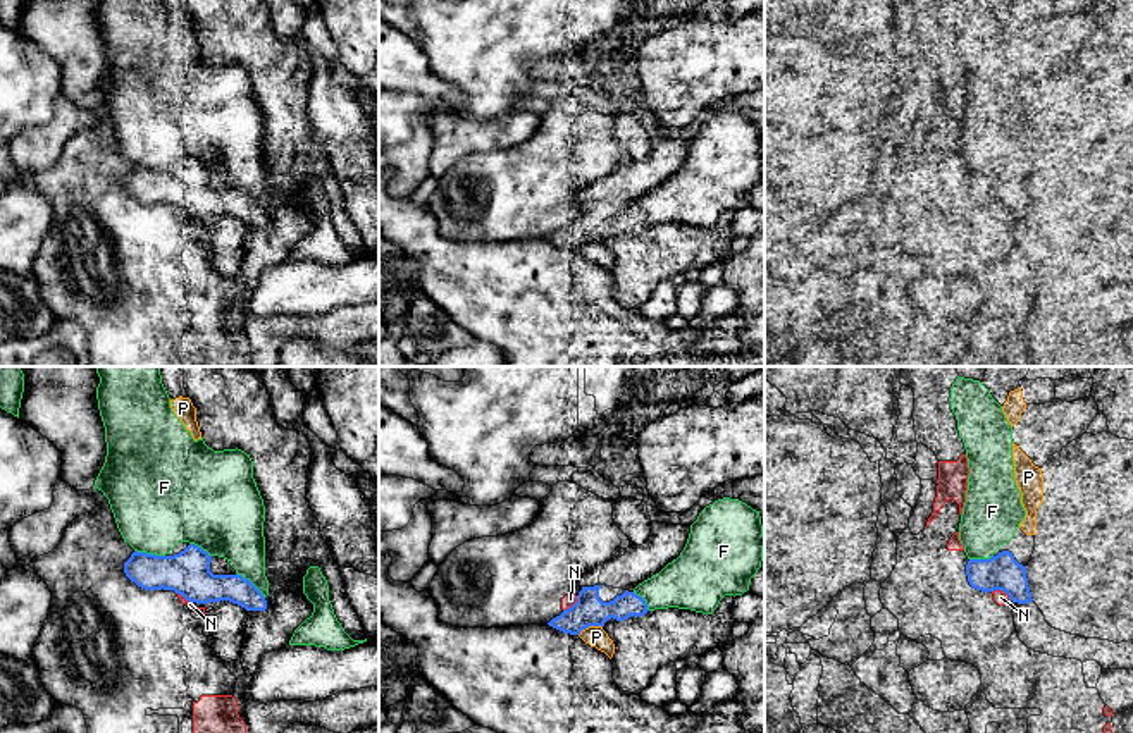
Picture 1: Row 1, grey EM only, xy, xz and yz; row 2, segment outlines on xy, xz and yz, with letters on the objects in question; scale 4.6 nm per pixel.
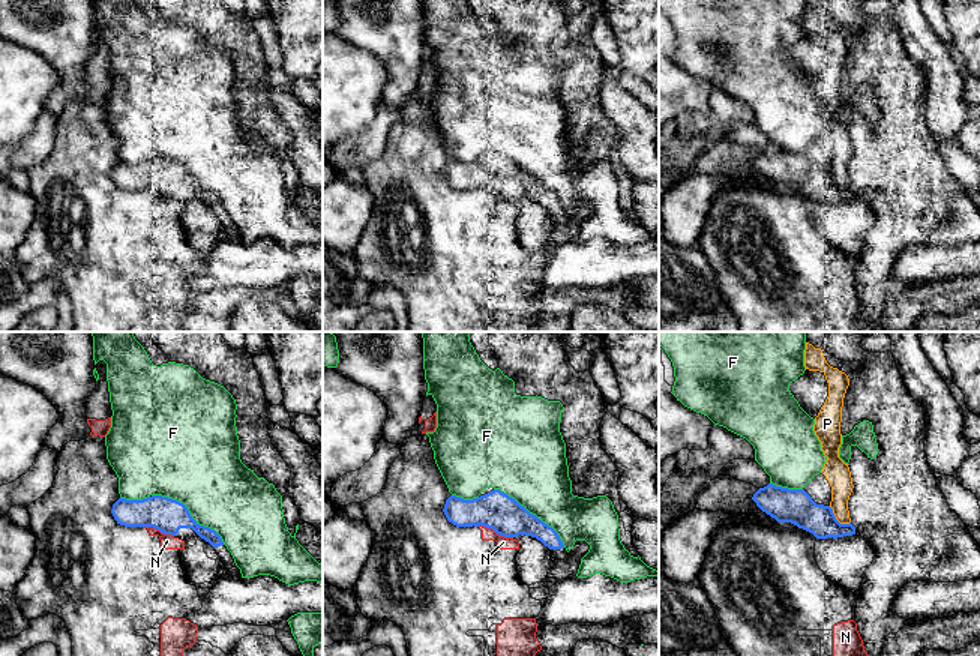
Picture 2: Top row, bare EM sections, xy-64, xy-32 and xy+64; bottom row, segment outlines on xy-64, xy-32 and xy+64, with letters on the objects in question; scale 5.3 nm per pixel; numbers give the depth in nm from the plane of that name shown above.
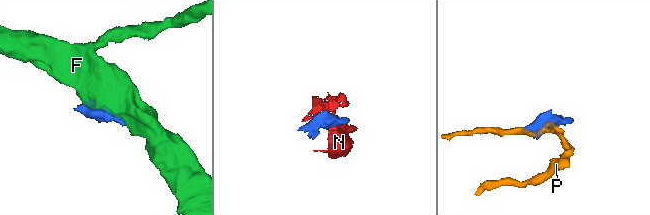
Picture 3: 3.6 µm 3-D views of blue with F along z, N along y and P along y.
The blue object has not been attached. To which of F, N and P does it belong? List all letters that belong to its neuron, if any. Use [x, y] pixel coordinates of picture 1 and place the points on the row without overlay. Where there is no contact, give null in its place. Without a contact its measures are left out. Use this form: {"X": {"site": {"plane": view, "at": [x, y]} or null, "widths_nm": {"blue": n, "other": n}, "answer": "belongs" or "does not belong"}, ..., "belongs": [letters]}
{"F": {"site": {"plane": "xy", "at": [150, 169]}, "widths_nm": {"blue": 220, "other": 420}, "answer": "does not belong"}, "N": {"site": {"plane": "xz", "at": [574, 219]}, "widths_nm": {"blue": 150, "other": 60}, "answer": "does not belong"}, "P": {"site": {"plane": "xz", "at": [589, 240]}, "widths_nm": {"blue": 150, "other": 100}, "answer": "does not belong"}, "belongs": []}

